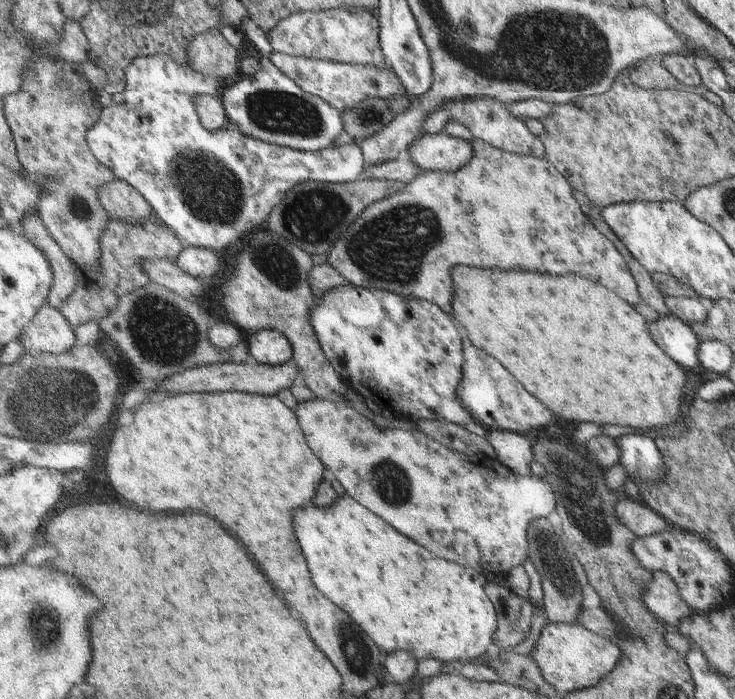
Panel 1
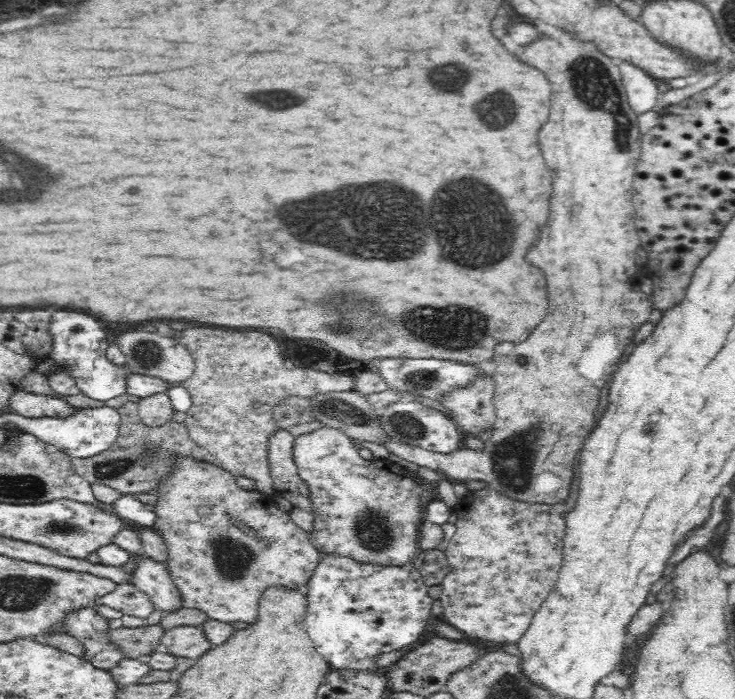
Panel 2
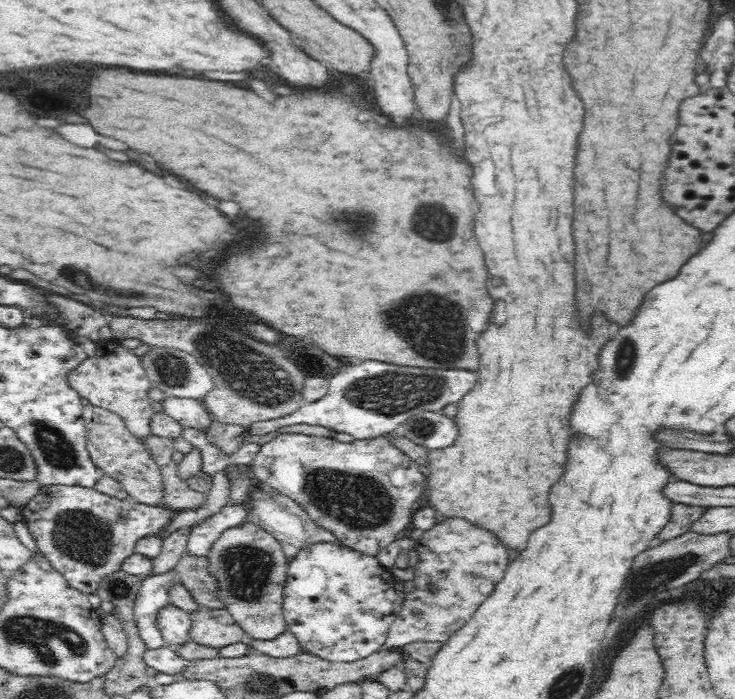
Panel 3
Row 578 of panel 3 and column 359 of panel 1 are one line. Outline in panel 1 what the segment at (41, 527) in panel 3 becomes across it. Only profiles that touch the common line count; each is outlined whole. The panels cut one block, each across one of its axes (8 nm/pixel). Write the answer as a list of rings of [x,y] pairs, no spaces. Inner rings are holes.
[[[275,50],[271,53],[270,59],[276,67],[279,67],[279,70],[283,71],[283,74],[303,87],[303,90],[324,98],[341,112],[354,109],[359,102],[365,99],[391,99],[393,96],[406,95],[402,83],[389,67],[373,69],[356,64],[294,57]]]

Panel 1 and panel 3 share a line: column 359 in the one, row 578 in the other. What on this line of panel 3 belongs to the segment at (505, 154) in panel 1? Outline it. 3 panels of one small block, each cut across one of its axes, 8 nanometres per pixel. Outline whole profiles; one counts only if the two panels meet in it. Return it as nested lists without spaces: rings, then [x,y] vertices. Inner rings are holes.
[[[248,520],[240,526],[224,530],[205,556],[208,561],[208,574],[216,575],[220,582],[220,595],[217,599],[244,629],[247,639],[272,640],[287,631],[287,622],[283,613],[283,596],[289,564],[287,549],[289,548],[286,544],[274,535]]]

